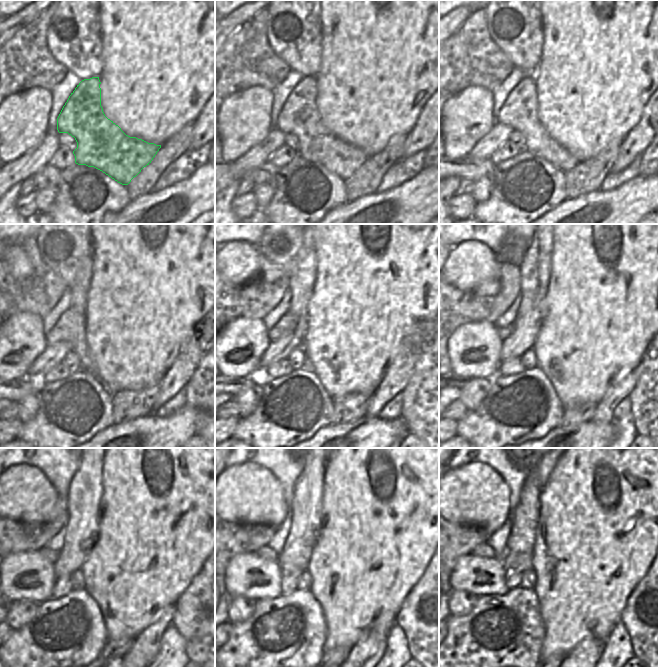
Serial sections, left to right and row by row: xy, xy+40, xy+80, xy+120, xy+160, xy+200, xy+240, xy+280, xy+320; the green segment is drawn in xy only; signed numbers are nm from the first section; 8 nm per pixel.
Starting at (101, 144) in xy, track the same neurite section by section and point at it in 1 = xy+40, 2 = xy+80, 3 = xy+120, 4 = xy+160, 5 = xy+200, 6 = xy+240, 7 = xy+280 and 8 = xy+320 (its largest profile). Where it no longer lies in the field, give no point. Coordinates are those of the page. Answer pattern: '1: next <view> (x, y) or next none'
1: next xy+40 (299, 116)
2: next xy+80 (519, 111)
3: next xy+120 (70, 328)
4: next xy+160 (287, 324)
5: next xy+200 (503, 332)
6: next xy+240 (52, 556)
7: next xy+280 (265, 552)
8: next xy+320 (483, 550)

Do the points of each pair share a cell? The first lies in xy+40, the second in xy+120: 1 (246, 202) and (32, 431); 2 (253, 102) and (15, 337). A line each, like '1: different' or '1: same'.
1: different
2: same

